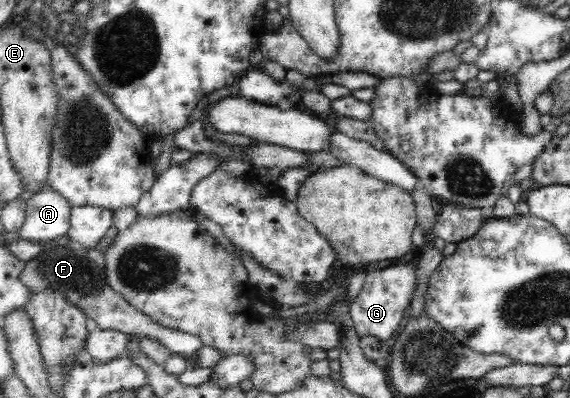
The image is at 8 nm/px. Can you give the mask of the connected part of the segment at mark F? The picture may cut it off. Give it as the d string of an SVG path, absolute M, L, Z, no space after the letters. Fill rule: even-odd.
M67 236L60 237L58 246L51 245L50 250L24 261L18 279L32 294L46 291L60 292L66 298L66 302L80 308L86 319L90 318L96 321L97 327L101 330L113 329L124 334L146 335L146 338L166 345L170 352L184 359L192 357L198 349L201 349L198 337L191 337L190 334L182 331L162 328L142 312L136 311L119 293L116 293L108 284L106 255L101 250L88 249L80 243L74 242L64 244L64 239L67 239Z

